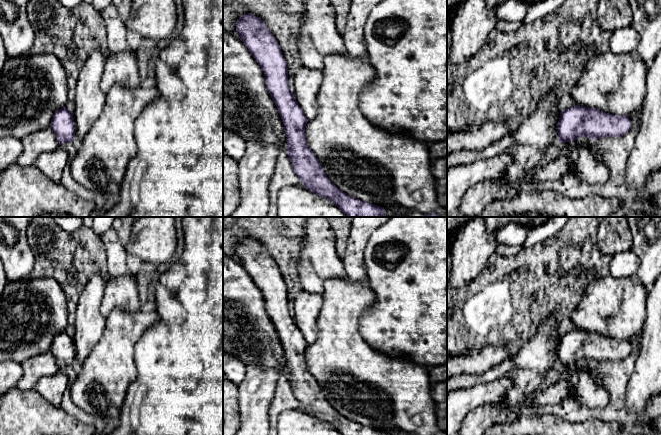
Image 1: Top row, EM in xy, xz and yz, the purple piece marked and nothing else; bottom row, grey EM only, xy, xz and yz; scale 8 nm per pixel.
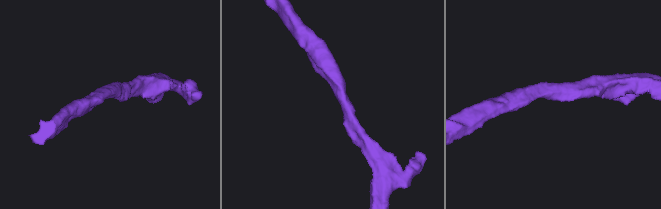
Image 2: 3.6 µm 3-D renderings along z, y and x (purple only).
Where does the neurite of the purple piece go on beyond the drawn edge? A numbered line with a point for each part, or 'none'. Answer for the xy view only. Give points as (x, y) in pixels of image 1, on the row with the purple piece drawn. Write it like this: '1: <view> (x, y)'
none

